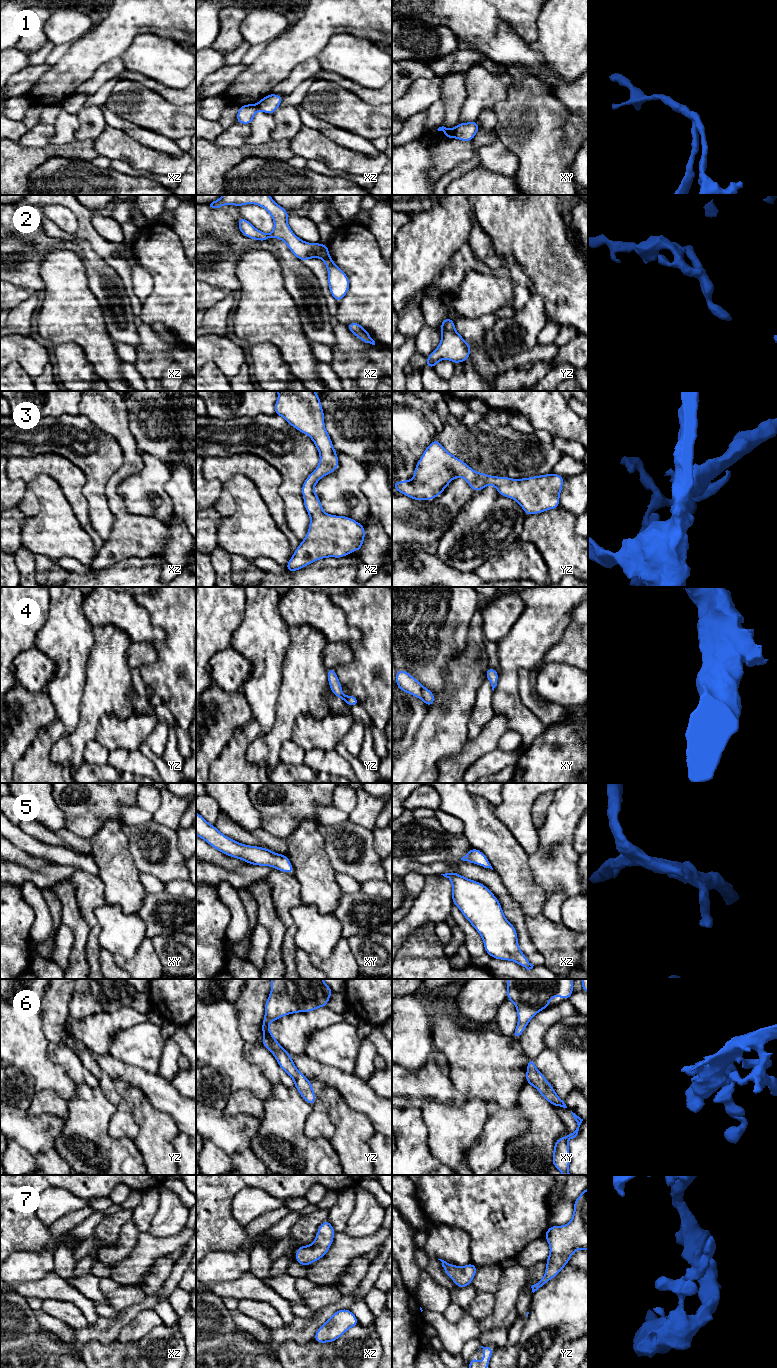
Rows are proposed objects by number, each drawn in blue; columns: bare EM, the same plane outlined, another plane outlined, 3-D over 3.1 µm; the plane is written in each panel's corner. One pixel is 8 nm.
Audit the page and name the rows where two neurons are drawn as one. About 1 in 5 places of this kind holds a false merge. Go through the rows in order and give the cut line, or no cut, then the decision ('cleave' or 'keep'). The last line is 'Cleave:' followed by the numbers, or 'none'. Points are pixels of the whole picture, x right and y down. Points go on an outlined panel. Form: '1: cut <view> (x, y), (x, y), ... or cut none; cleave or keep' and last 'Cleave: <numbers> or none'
1: cut xy (452, 129), (453, 136); cleave
2: cut yz (454, 329), (441, 331); cleave
3: cut none; keep
4: cut none; keep
5: cut none; keep
6: cut none; keep
7: cut none; keep
Cleave: 1, 2

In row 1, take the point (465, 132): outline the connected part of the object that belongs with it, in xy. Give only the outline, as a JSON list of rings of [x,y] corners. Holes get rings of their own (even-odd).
[[[476,121],[459,123],[453,128],[453,137],[461,141],[471,141],[479,131],[479,124]]]

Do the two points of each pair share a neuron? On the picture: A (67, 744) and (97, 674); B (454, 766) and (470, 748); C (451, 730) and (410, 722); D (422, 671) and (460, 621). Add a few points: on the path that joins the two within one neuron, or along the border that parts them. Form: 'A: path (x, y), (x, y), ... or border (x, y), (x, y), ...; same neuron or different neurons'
A: path (85, 728), (97, 701), (97, 692); same neuron
B: path (458, 762), (468, 752); same neuron
C: border (428, 708), (410, 746); different neurons
D: path (426, 659), (448, 633); same neuron

